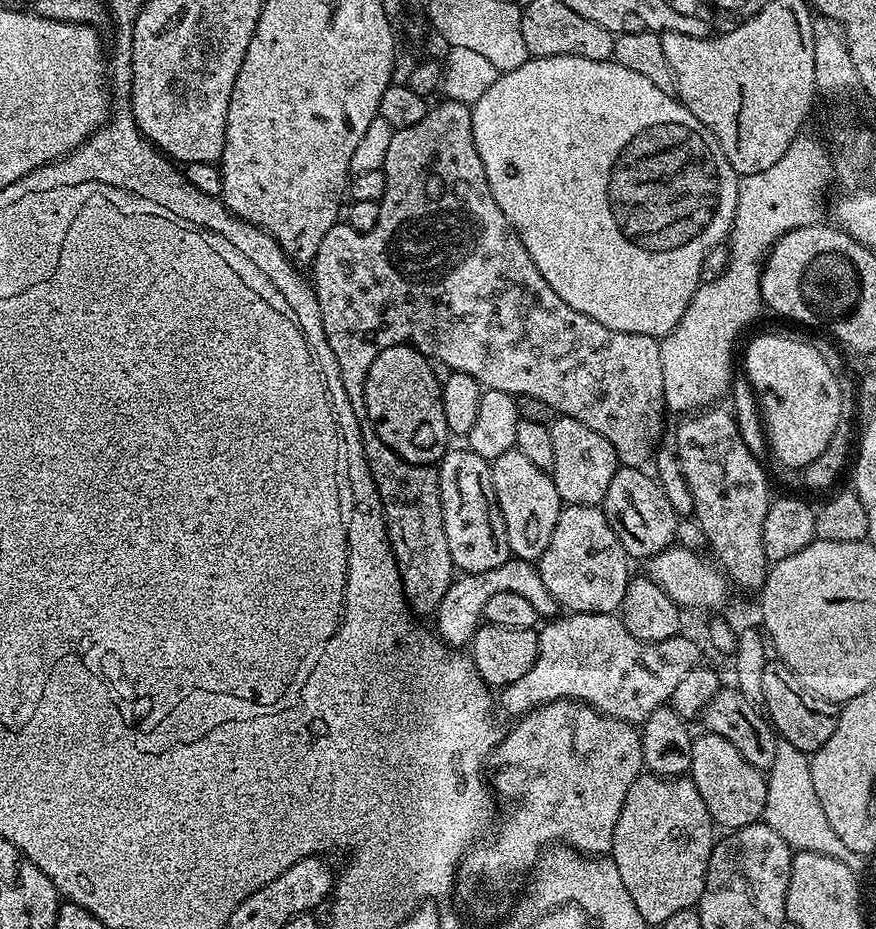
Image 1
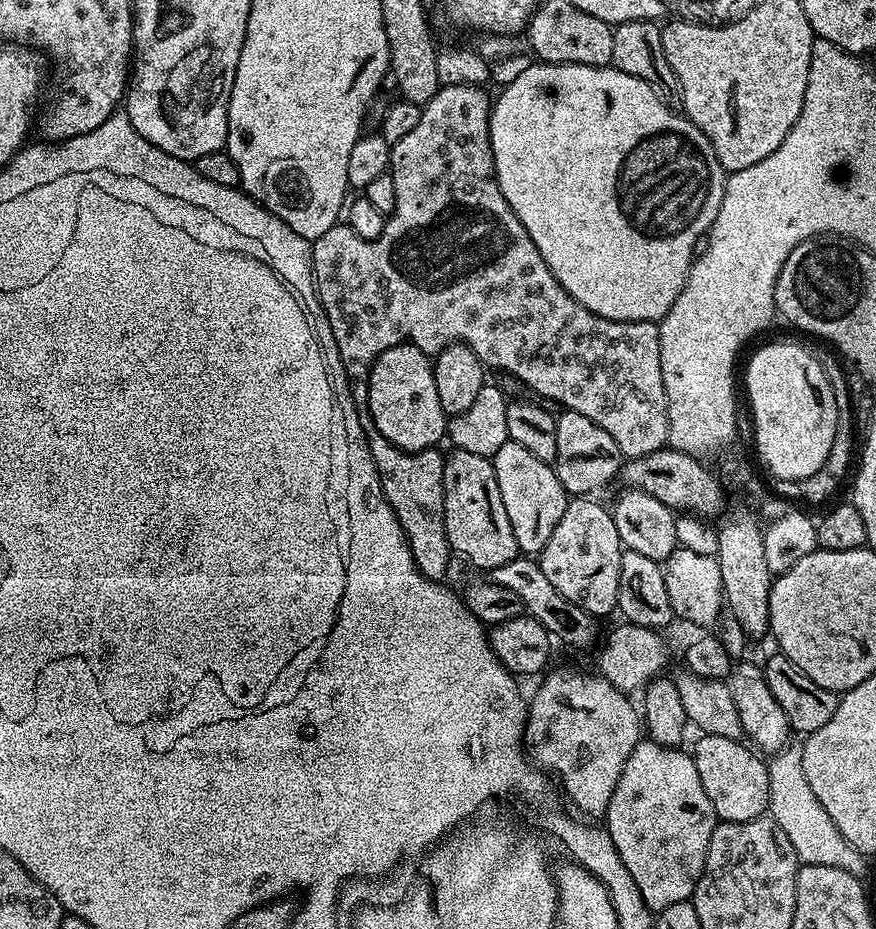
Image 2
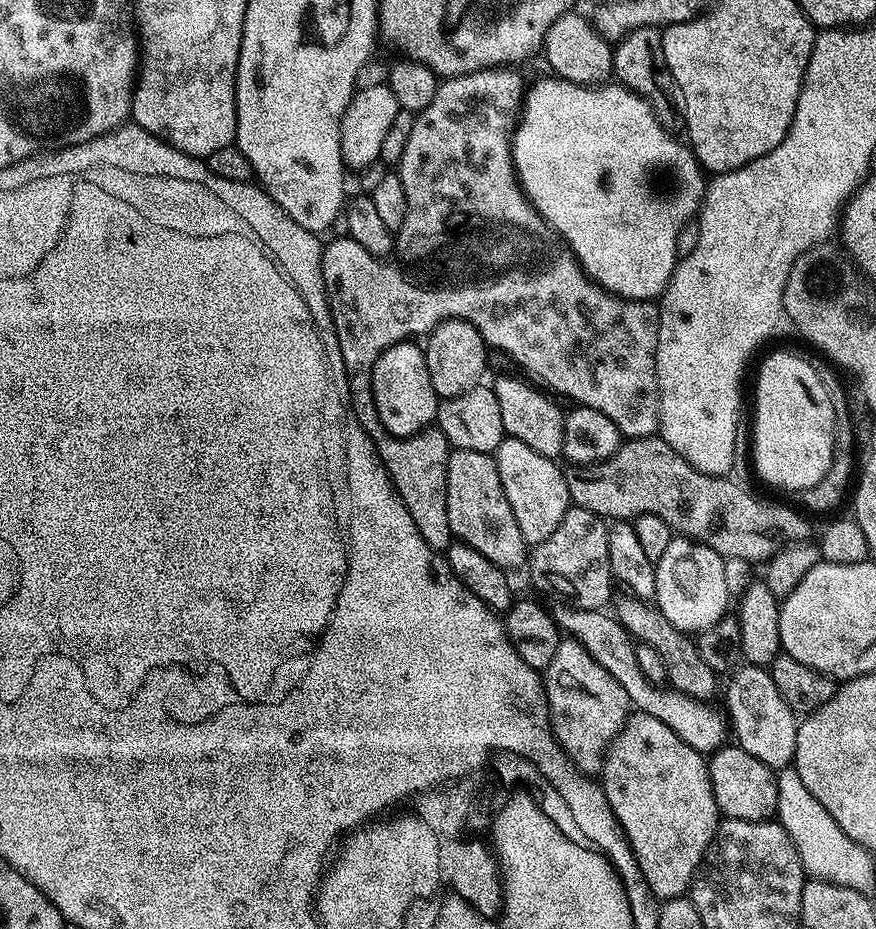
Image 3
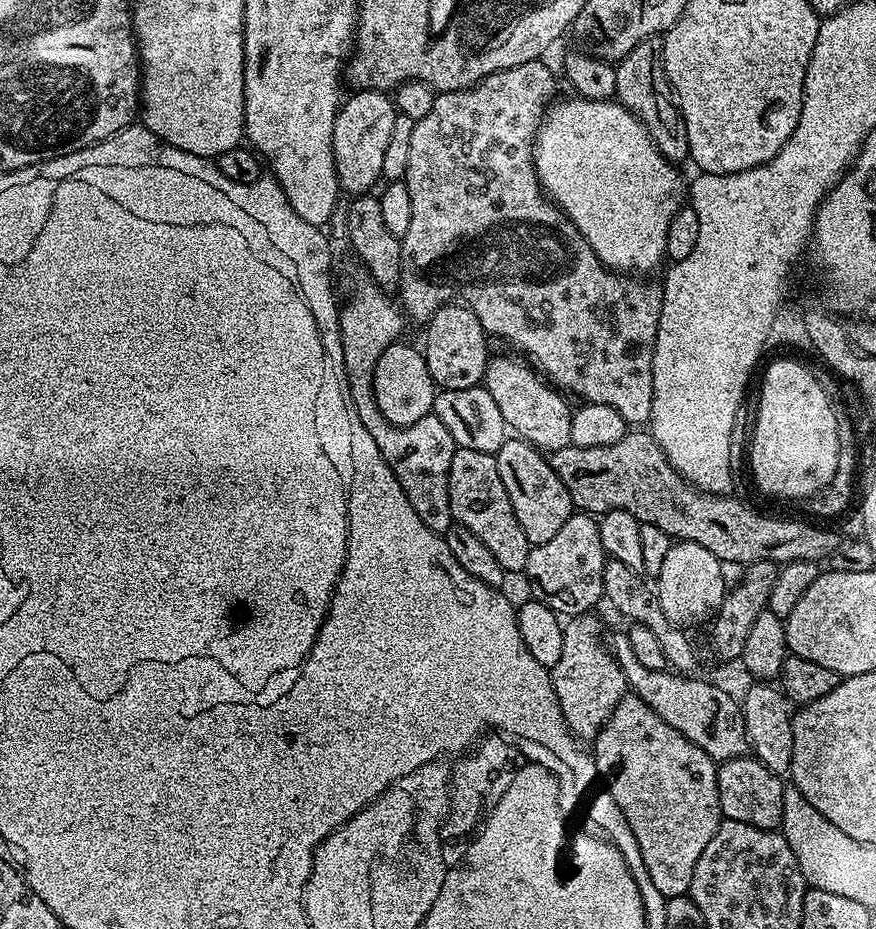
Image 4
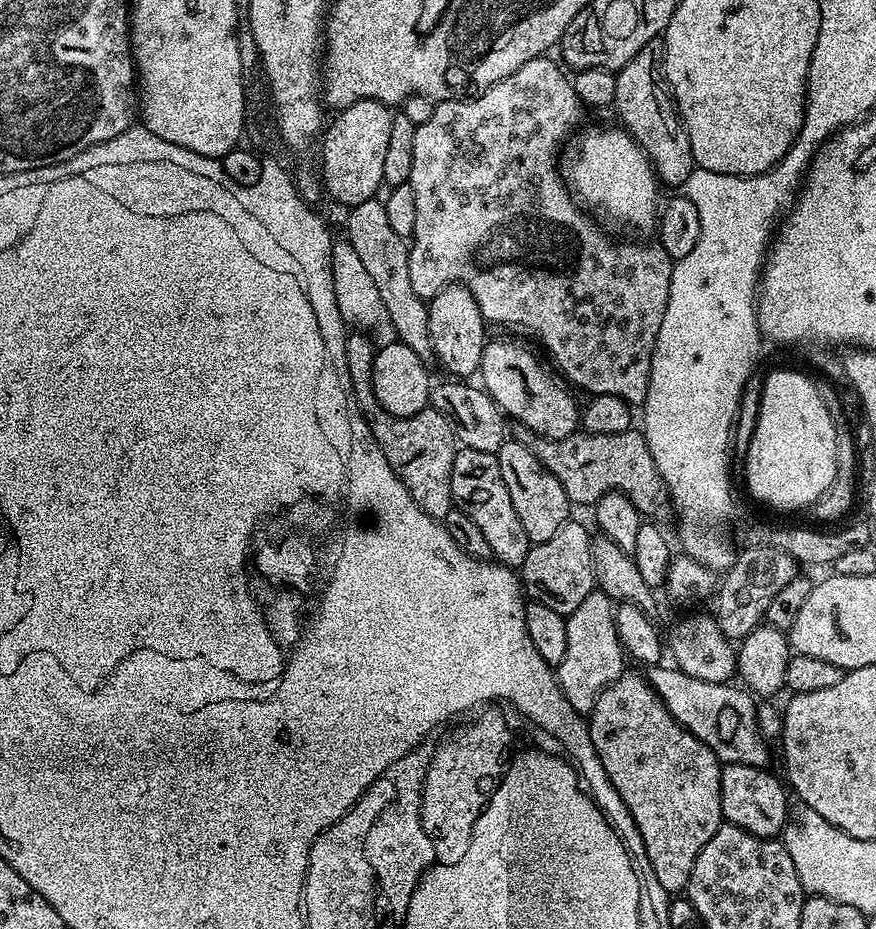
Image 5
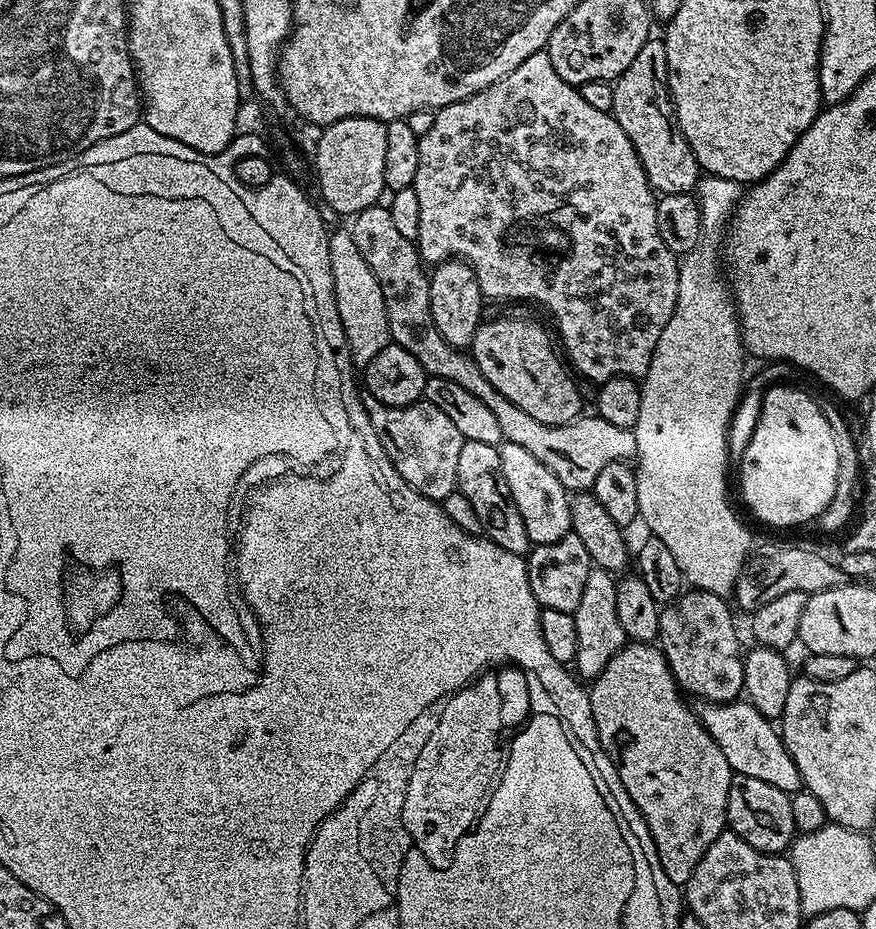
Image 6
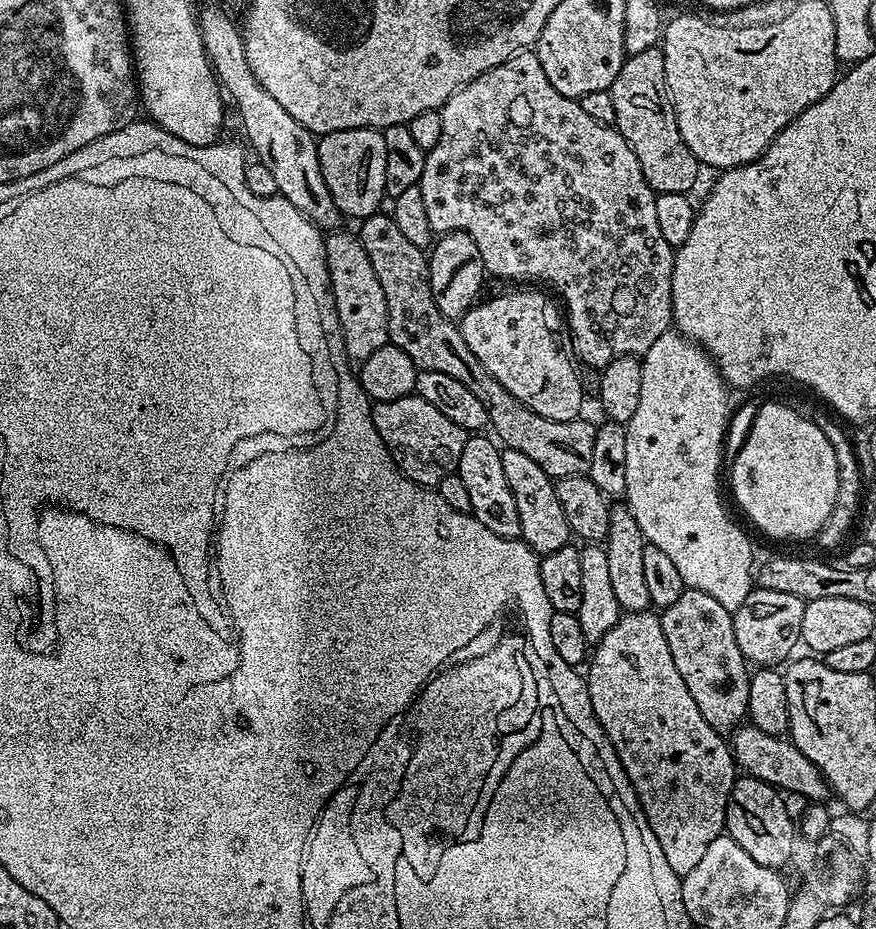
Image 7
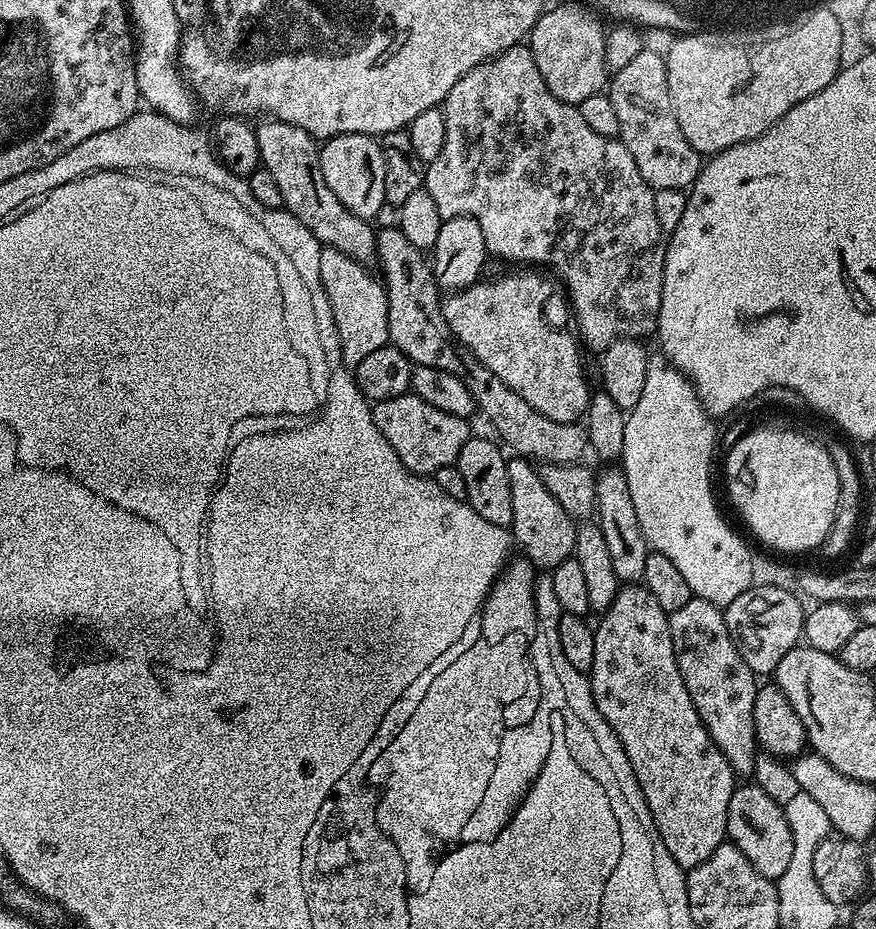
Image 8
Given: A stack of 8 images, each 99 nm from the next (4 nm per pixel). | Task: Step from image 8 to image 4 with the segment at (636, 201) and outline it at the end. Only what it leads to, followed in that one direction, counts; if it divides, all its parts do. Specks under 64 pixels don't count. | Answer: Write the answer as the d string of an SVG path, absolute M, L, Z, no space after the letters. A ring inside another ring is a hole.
M543 59L522 62L522 66L514 66L490 74L485 80L478 81L473 88L464 88L460 92L439 93L434 98L434 106L430 106L430 114L416 121L414 134L410 134L410 166L406 166L404 175L404 180L410 190L410 203L414 209L414 215L410 217L410 230L406 230L402 238L402 271L398 281L400 300L404 303L405 310L414 319L424 322L431 318L443 304L453 303L455 296L452 295L457 292L461 296L457 297L476 315L478 322L482 322L485 333L489 337L501 336L502 339L509 340L514 347L521 348L525 352L523 355L557 389L565 393L573 392L574 395L581 396L579 398L581 401L590 404L614 406L614 410L622 414L622 418L629 426L644 426L652 418L652 403L654 402L652 363L654 362L656 335L660 329L660 311L664 290L659 283L643 284L640 281L643 279L635 275L621 274L606 268L594 254L594 250L590 250L590 242L582 238L574 222L568 220L541 188L540 180L536 177L534 159L536 135L540 133L540 122L546 115L546 106L553 103L552 95L556 92L556 76L544 63Z

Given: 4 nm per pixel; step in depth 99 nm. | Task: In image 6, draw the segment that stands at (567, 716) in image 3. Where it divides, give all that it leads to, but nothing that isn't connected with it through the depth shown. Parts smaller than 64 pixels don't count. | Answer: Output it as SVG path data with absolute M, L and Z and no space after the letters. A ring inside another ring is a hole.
M593 567L592 573L586 578L586 586L582 586L582 602L578 602L574 613L578 626L578 652L574 672L581 681L595 680L598 674L602 674L602 670L606 670L606 662L610 662L610 658L614 658L614 654L618 654L618 650L626 643L616 609L617 583L617 577L613 573Z

